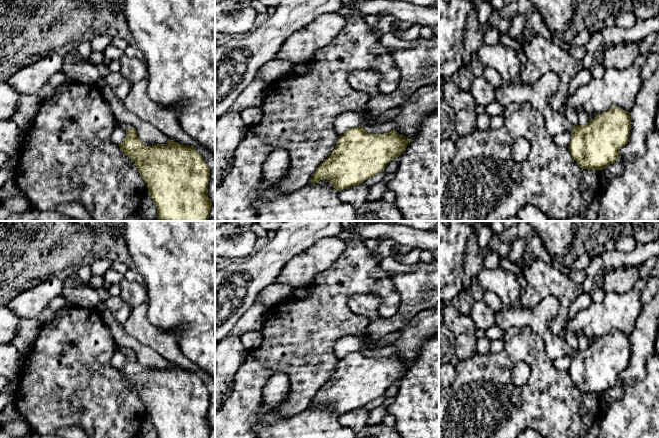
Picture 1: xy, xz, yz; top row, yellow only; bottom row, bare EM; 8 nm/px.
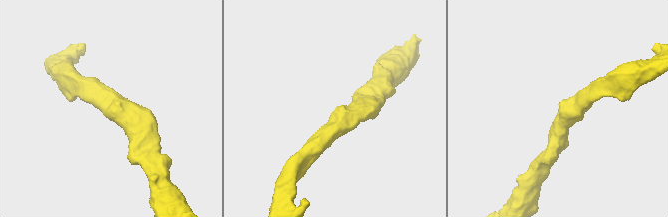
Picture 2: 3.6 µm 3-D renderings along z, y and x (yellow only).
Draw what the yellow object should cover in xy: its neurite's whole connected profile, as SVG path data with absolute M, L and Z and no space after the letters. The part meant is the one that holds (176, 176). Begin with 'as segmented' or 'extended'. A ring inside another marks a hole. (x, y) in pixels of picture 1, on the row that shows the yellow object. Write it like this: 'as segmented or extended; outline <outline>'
extended; outline M118 122L118 127L126 132L126 138L119 147L135 162L137 171L144 179L148 194L157 208L156 218L161 221L207 221L212 206L208 196L210 169L196 147L173 140L165 145L147 146L139 140L131 124Z

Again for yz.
extended; outline M553 72L546 73L533 85L503 82L495 88L495 101L502 107L509 103L531 104L543 114L550 136L571 133L568 148L581 169L603 170L619 158L620 148L629 141L629 112L613 106L586 125L574 126L564 114L550 107L550 98L558 86L559 78Z

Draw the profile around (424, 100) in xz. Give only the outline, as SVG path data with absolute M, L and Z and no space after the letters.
M439 79L418 88L402 105L401 112L391 121L396 123L395 130L405 139L412 139L421 120L435 109L439 109Z

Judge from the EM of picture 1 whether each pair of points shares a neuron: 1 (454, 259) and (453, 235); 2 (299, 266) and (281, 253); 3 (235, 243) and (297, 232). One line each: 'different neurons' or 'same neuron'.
1: same neuron
2: different neurons
3: different neurons

